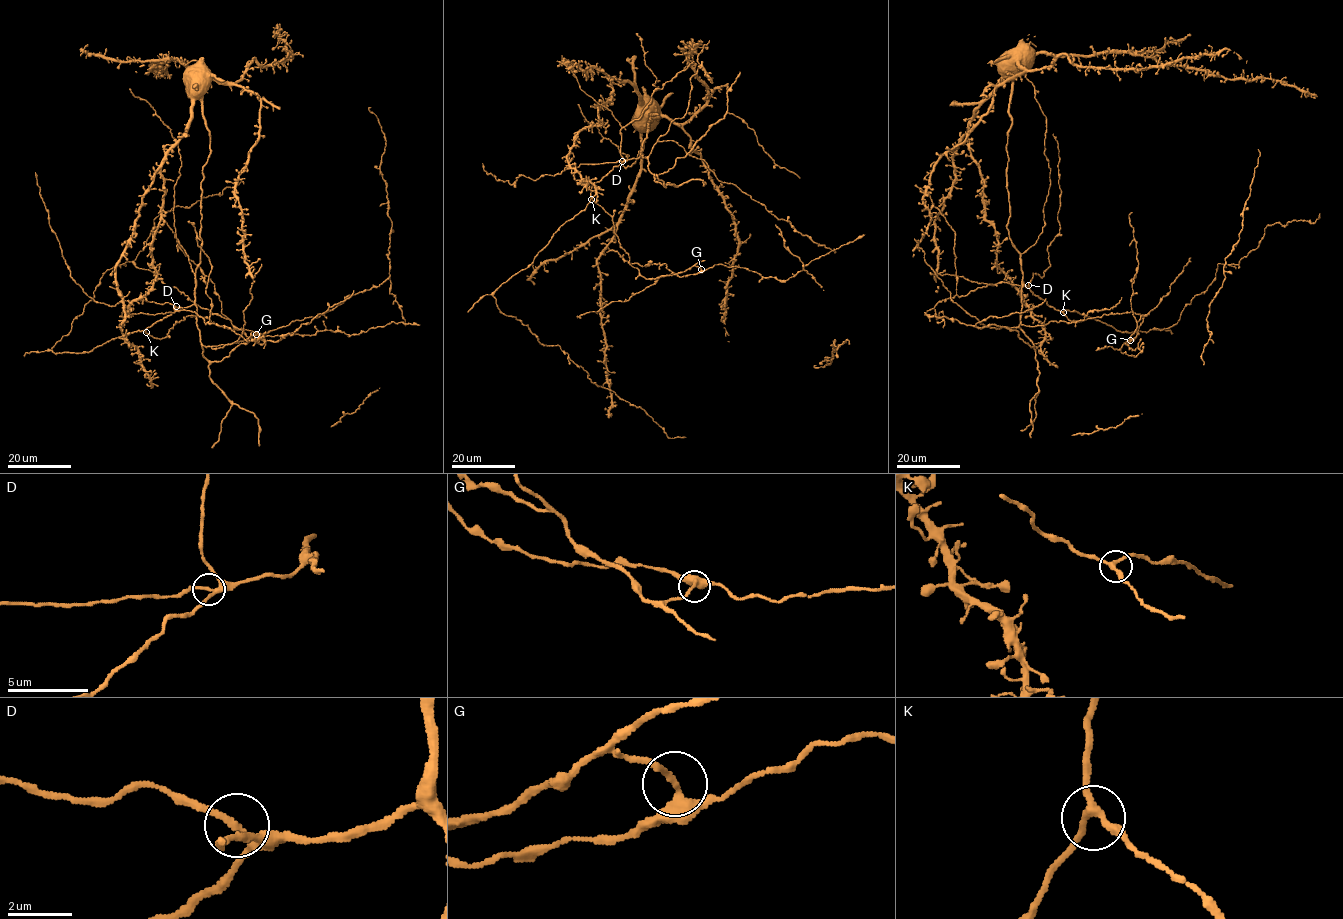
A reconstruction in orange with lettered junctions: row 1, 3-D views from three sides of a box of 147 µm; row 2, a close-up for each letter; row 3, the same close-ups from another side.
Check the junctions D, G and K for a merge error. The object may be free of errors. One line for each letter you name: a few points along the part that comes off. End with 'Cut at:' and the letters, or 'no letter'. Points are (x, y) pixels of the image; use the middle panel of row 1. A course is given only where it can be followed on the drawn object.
G: Course of the part to remove: (701, 268), (693, 266), (676, 273), (664, 263), (640, 266), (625, 261), (613, 249), (606, 252)
Cut at: G

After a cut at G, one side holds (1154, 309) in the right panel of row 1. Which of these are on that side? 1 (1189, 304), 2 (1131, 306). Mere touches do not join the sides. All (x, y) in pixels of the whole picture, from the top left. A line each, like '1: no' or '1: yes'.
1: no
2: yes

